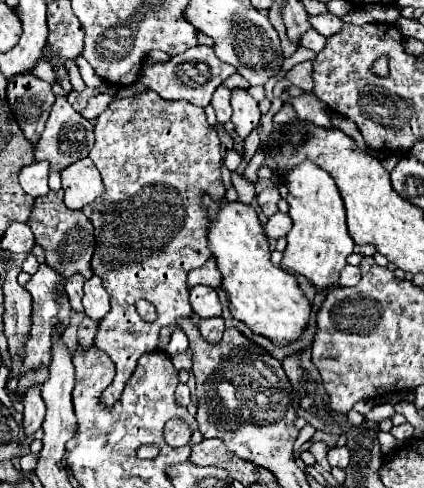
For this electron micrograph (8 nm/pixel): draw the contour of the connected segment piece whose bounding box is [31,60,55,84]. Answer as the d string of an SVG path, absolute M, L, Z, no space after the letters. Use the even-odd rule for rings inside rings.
M39 60L35 66L37 66L37 68L33 68L33 70L31 70L35 76L39 76L39 78L43 78L43 80L51 82L51 84L55 82L55 78L53 78L53 68L49 66L49 62L45 62L45 60Z

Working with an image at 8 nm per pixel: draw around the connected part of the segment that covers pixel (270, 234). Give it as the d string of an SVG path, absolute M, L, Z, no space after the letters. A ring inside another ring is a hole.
M277 212L277 214L273 214L269 220L267 220L267 224L263 226L263 230L265 230L265 236L267 238L281 238L281 236L285 236L289 230L291 230L291 218L289 218L289 214L283 214L283 212Z

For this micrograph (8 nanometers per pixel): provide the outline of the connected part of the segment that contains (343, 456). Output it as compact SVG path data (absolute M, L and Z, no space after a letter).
M335 446L329 450L327 454L327 460L331 466L339 466L339 468L345 468L349 464L349 450L347 446Z

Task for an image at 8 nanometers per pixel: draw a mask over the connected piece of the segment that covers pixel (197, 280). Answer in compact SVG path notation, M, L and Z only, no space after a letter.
M209 258L205 262L205 266L201 266L197 270L191 270L187 274L187 288L193 288L195 284L207 284L211 288L217 288L221 284L221 274L219 274L213 258Z

